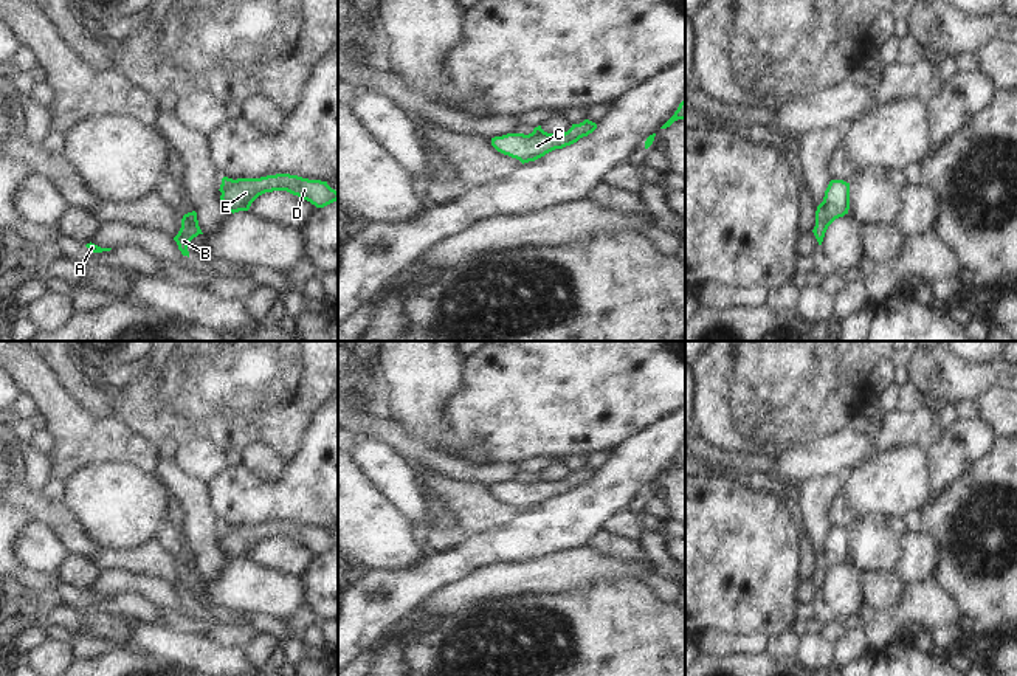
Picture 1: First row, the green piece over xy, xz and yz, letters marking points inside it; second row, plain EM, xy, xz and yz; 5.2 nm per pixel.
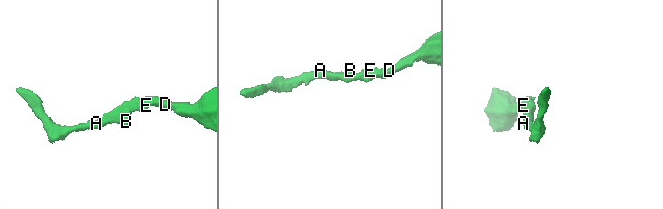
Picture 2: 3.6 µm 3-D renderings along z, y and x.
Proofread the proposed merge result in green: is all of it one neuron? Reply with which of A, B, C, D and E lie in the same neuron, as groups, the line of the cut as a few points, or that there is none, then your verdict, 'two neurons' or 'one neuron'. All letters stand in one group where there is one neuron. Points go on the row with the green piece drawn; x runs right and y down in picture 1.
A B C D E; no cut; one neuron

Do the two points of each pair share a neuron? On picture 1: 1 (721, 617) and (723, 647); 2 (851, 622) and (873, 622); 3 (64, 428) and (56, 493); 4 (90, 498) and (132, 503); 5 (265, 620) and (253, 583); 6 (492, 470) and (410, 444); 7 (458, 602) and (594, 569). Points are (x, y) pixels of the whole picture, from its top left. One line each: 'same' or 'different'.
1: different
2: different
3: different
4: same
5: different
6: same
7: same

